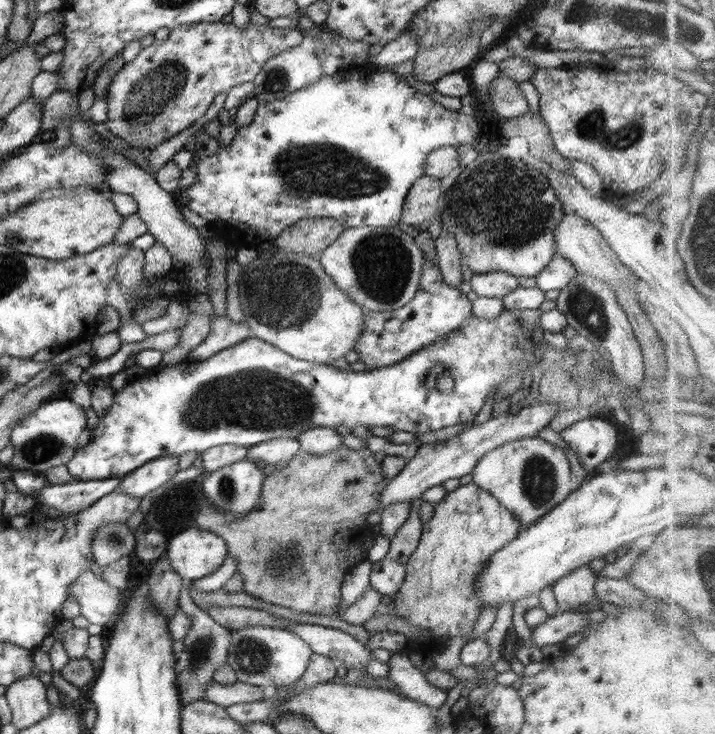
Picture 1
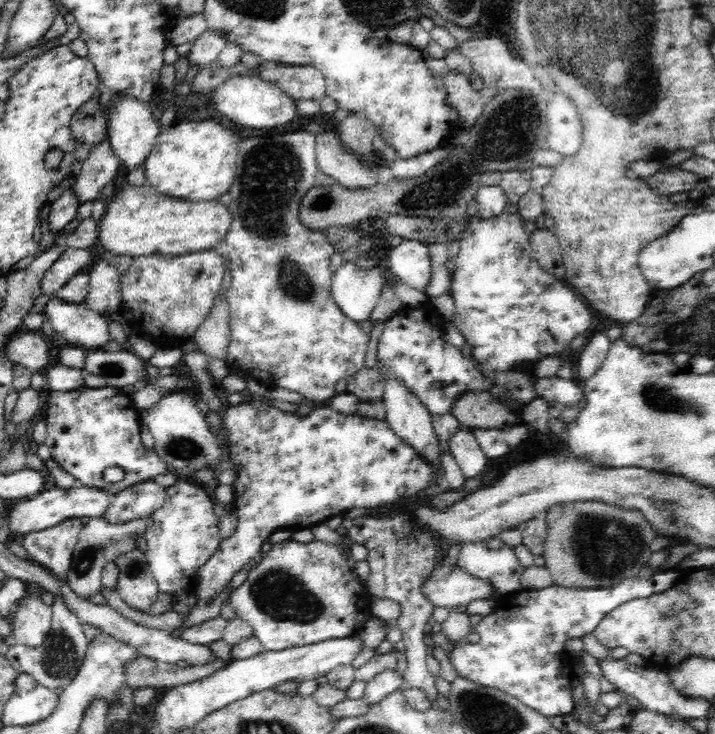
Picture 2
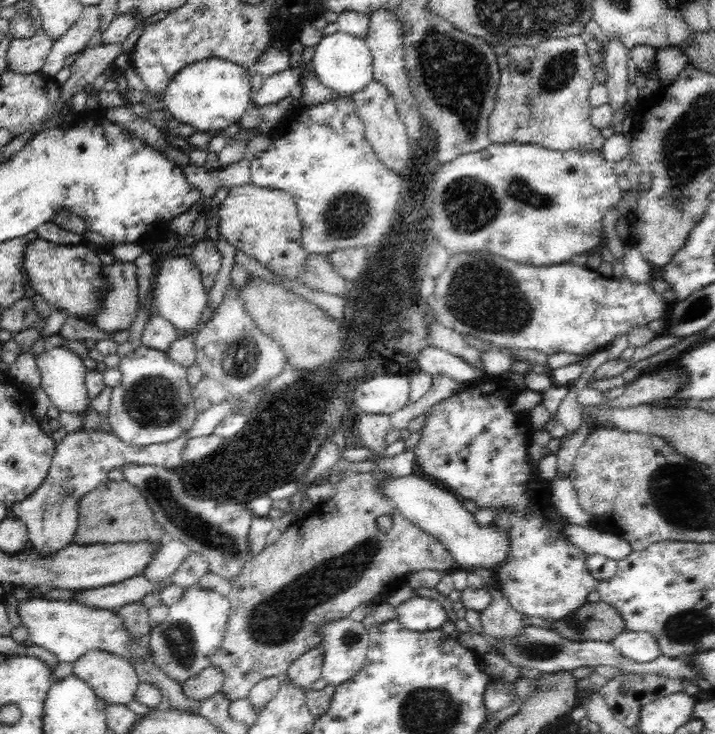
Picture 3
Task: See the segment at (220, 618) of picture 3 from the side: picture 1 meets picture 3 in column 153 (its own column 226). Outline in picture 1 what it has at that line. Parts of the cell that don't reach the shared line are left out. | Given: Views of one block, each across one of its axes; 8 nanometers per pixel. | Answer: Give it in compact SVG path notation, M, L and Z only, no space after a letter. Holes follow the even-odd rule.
M184 581L184 586L178 597L179 608L186 615L193 618L192 629L190 633L182 640L184 650L182 653L175 653L176 657L176 683L178 683L178 697L180 697L180 712L186 703L204 700L204 691L206 685L213 680L214 669L228 662L228 647L230 647L231 632L233 630L226 629L220 624L217 624L210 615L204 610L201 610L190 597L188 589L188 581Z

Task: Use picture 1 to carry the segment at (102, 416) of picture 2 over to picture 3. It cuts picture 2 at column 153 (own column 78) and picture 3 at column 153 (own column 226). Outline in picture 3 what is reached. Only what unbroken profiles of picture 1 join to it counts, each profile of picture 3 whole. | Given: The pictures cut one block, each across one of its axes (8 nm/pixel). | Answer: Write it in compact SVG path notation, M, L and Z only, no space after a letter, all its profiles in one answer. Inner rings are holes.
M140 345L120 359L120 385L113 388L108 421L114 435L130 446L162 444L180 438L192 426L199 412L194 407L186 367L174 362L167 351Z

